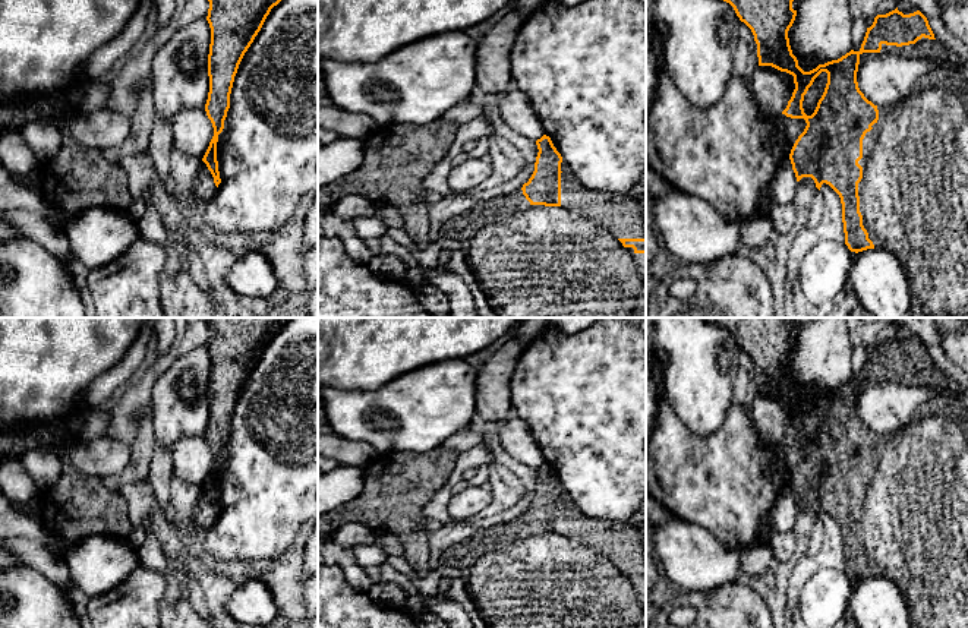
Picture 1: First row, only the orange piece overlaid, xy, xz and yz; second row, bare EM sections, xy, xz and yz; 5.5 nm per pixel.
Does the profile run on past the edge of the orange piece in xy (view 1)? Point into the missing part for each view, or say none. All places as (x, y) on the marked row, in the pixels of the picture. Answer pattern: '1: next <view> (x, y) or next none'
1: next none

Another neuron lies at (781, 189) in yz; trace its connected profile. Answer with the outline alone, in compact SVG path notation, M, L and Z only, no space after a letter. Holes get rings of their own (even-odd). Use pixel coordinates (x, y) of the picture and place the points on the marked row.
M785 158L779 171L769 180L764 189L767 203L788 205L794 202L797 177L789 158Z

